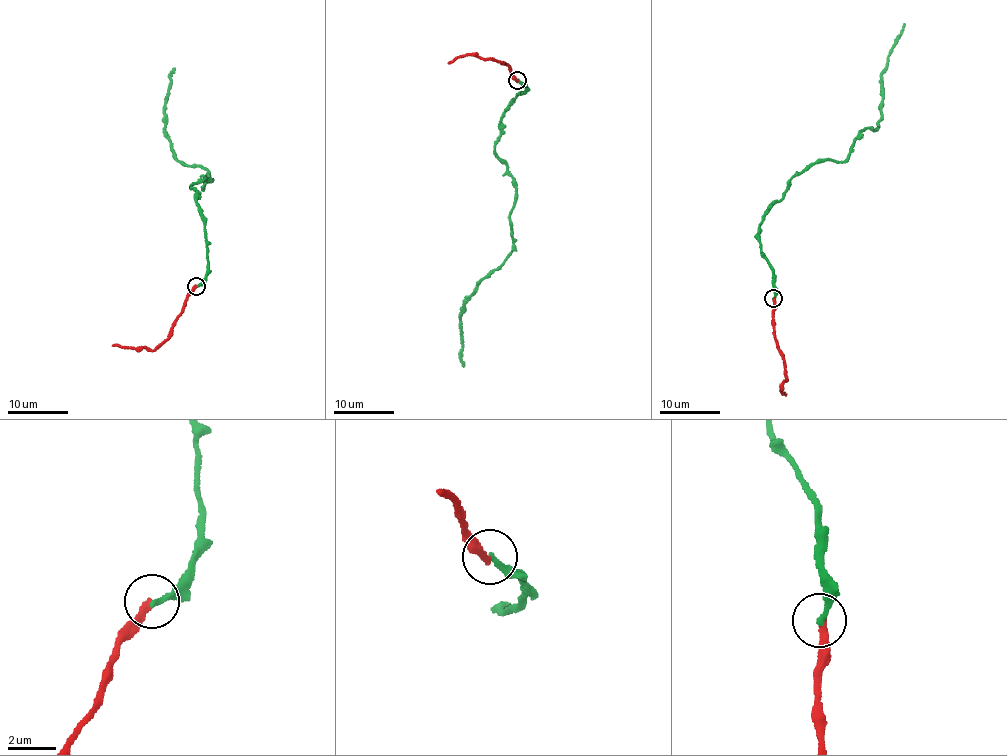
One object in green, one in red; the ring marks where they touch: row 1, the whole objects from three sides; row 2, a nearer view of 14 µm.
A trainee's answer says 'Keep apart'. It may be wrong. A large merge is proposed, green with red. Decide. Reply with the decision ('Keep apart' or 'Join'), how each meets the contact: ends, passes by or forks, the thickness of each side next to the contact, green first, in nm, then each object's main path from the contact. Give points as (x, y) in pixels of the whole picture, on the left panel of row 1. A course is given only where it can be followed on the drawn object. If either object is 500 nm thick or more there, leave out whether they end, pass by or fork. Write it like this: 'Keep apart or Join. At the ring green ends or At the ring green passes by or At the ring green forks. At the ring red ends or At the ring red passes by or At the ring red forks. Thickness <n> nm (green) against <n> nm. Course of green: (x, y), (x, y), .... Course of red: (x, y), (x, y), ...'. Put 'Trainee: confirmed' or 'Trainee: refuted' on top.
Trainee: confirmed
Keep apart. At the ring green ends. At the ring red ends. Thickness 220 nm (green) against 300 nm. Course of green: (195, 285), (208, 259), (191, 186), (212, 181), (202, 188), (207, 169), (178, 160), (166, 131), (174, 69). Course of red: (195, 285), (171, 333), (153, 350), (112, 345)

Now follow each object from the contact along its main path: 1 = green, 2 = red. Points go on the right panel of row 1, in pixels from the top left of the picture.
1: (774, 298), (762, 216), (795, 175), (843, 161), (861, 130), (878, 127), (882, 71), (904, 24)
2: (774, 298), (773, 330), (787, 378), (782, 394), (786, 394)

